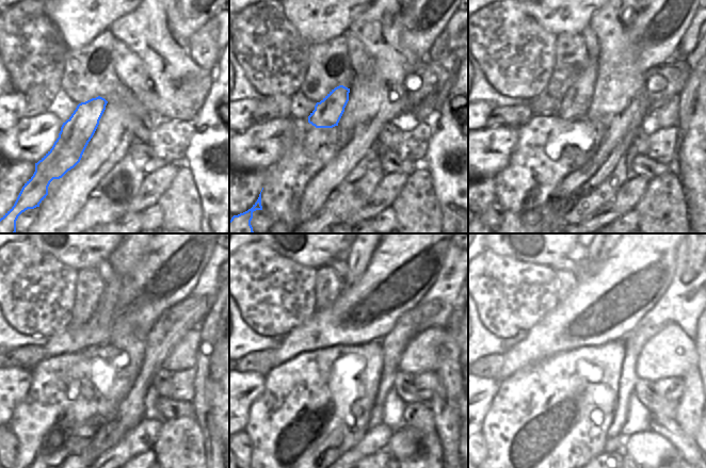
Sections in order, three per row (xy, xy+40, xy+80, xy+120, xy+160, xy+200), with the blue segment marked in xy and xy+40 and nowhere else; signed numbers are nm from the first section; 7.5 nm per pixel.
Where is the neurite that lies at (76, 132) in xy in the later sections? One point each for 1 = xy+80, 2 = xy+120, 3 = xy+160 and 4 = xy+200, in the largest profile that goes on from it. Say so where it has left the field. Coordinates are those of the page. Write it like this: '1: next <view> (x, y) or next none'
1: next xy+80 (576, 101)
2: next xy+120 (103, 319)
3: next xy+160 (358, 255)
4: next xy+200 (596, 255)

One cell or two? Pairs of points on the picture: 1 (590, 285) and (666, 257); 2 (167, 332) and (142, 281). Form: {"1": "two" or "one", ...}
{"1": "one", "2": "two"}

